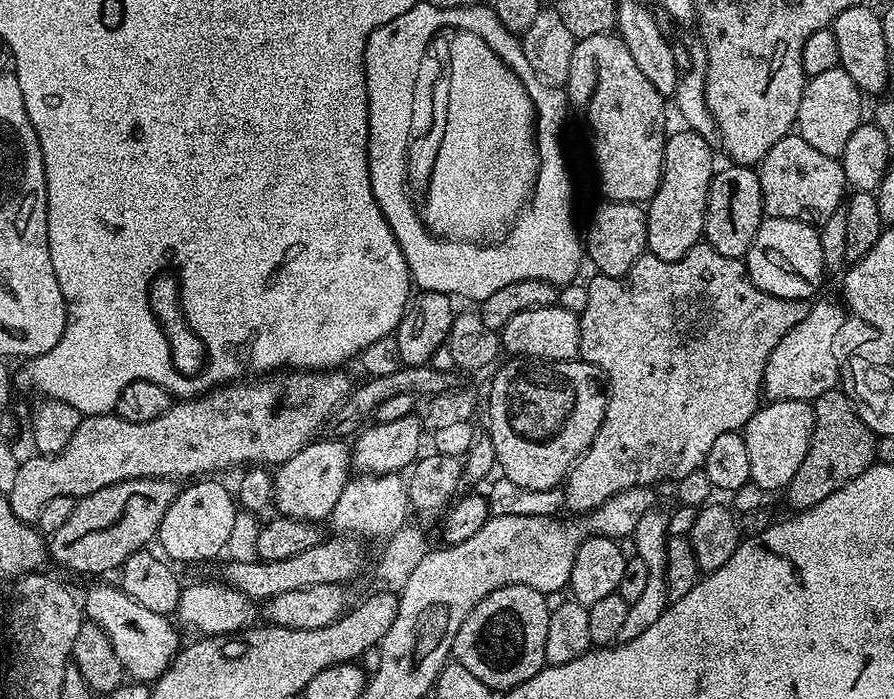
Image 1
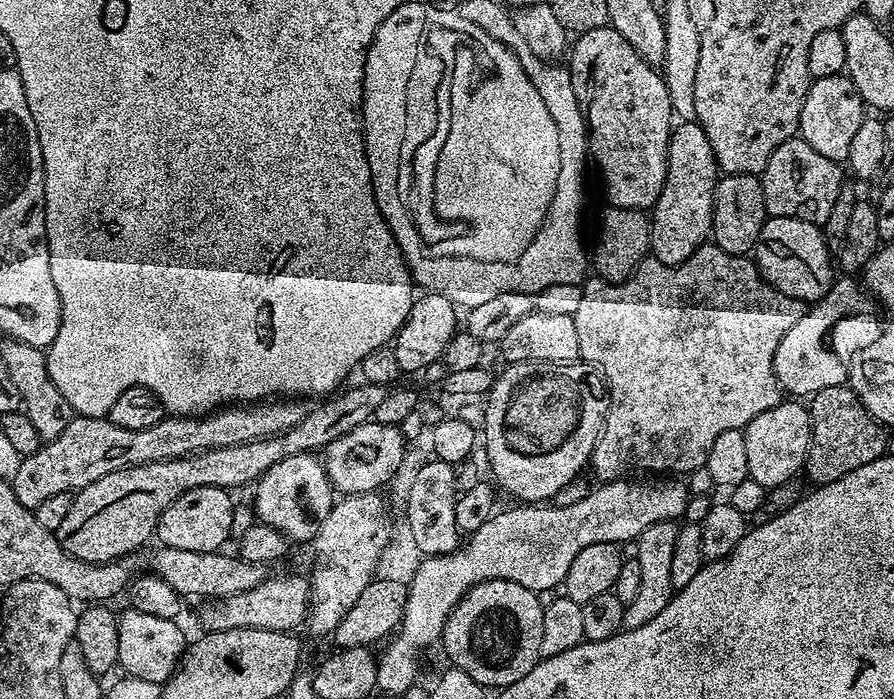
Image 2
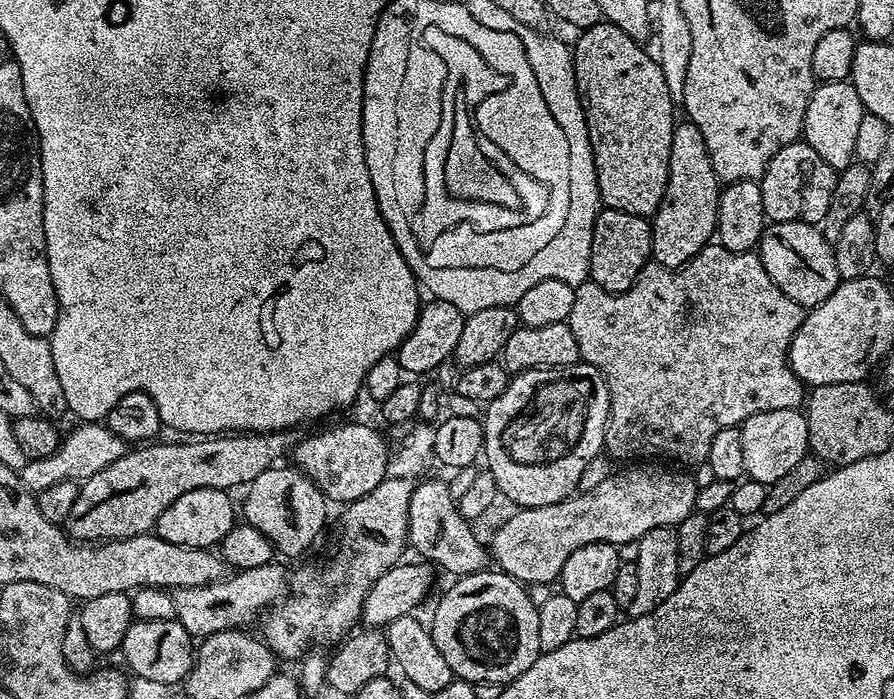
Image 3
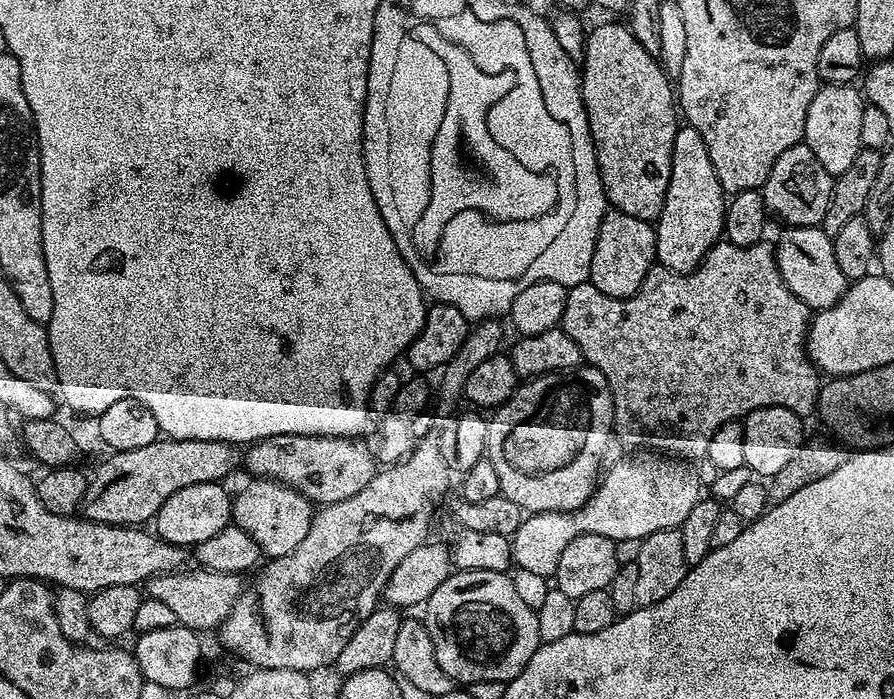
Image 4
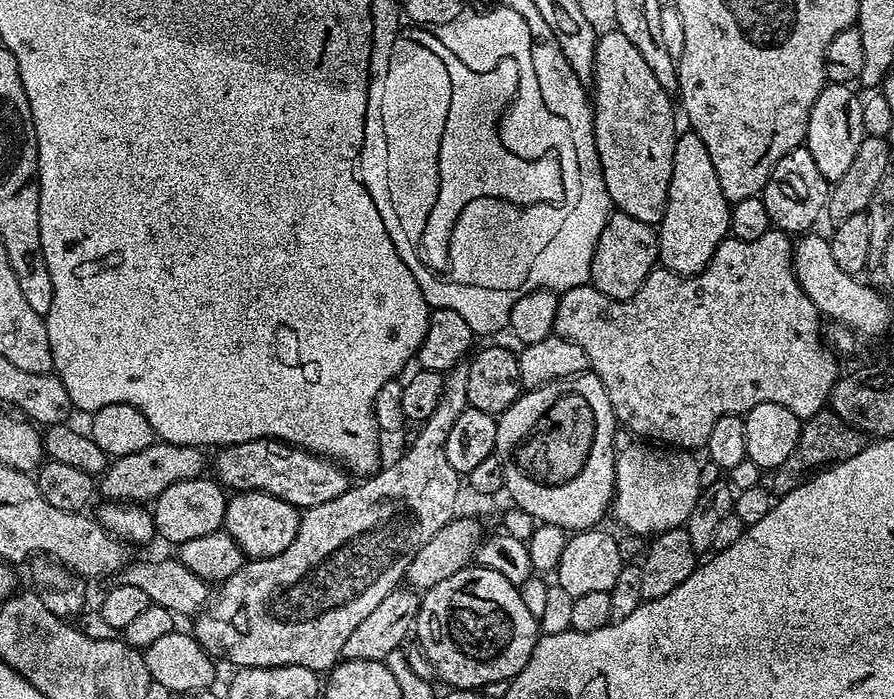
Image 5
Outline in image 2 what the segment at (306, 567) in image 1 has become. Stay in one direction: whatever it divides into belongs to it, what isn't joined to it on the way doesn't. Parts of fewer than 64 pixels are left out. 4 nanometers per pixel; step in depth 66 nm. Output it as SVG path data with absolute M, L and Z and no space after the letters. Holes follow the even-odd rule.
M163 546L157 547L157 549L157 552L152 556L151 571L155 575L161 576L166 582L170 582L170 586L174 586L174 590L178 590L181 598L188 598L188 596L212 596L208 598L237 596L246 590L254 590L254 586L258 586L263 580L267 580L270 575L269 569L265 565L246 562L236 554L227 556L227 551L224 550L199 552L198 550L174 550Z

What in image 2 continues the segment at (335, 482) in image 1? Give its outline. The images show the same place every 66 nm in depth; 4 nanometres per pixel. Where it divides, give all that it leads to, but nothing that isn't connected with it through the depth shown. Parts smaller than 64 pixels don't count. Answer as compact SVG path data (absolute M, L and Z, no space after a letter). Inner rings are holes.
M310 452L294 454L294 458L282 458L282 462L274 462L274 466L270 466L270 470L266 470L266 474L262 474L256 481L254 491L255 519L261 524L274 526L274 530L292 542L312 542L334 503L334 489L328 471L325 470L321 457Z

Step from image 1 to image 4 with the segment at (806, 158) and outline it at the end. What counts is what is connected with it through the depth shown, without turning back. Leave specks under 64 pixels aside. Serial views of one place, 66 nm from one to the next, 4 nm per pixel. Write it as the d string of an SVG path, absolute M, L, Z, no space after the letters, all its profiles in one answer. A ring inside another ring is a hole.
M801 142L790 146L774 162L762 189L764 204L773 217L785 220L794 228L814 228L824 223L824 215L830 206L833 177L822 170L822 162L814 158L814 150Z

